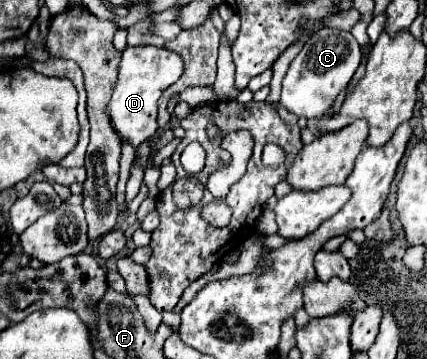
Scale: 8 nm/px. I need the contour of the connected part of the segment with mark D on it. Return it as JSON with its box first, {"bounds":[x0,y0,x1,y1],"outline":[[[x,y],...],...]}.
{"bounds":[108,46,182,148],"outline":[[[136,46],[126,48],[122,52],[122,60],[118,66],[118,80],[112,90],[112,98],[108,102],[108,118],[112,128],[116,130],[122,142],[138,148],[142,142],[154,138],[156,124],[156,104],[162,92],[174,84],[182,74],[182,58],[166,48],[156,46]]]}

